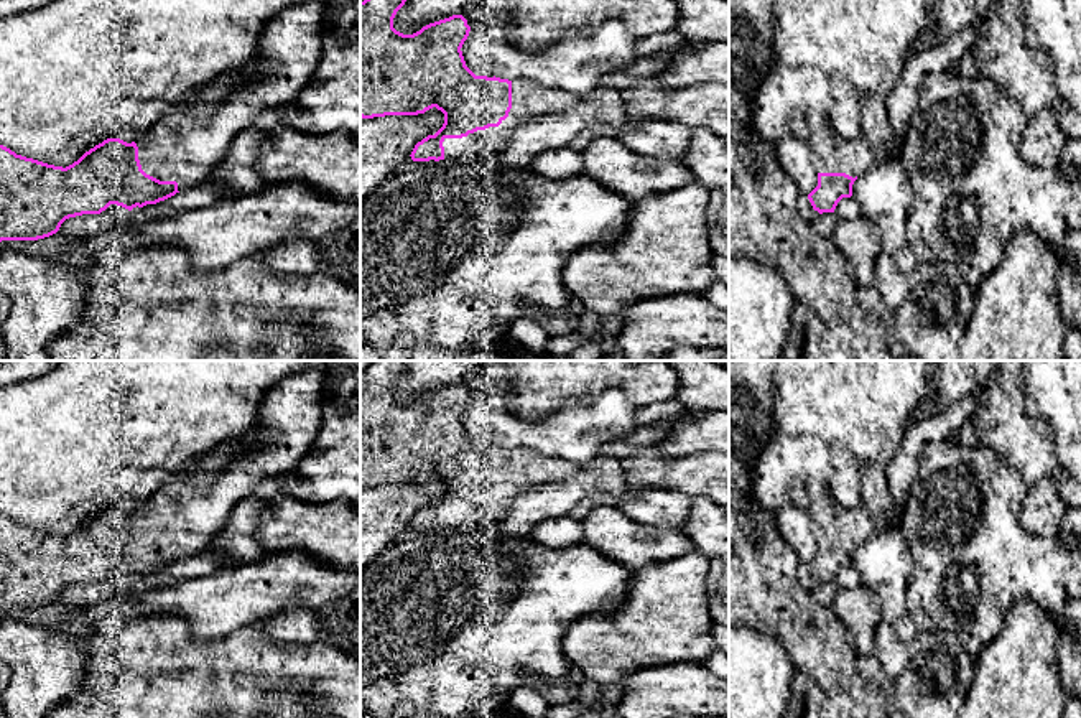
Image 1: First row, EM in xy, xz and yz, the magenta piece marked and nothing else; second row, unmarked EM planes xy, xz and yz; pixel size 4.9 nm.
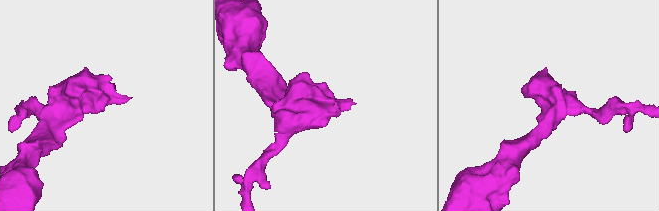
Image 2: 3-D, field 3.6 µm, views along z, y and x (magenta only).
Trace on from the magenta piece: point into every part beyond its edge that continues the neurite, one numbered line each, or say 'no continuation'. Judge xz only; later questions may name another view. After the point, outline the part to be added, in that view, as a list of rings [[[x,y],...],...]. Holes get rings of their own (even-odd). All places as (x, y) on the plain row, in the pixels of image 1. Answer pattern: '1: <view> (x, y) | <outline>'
1: xz (530, 466) | [[[517,446],[512,448],[512,478],[508,481],[508,486],[502,489],[499,496],[489,496],[485,499],[477,499],[474,502],[469,502],[462,507],[444,507],[444,527],[439,529],[443,534],[469,534],[474,530],[494,530],[500,534],[495,527],[497,520],[507,515],[510,511],[515,497],[527,487],[545,484],[545,483],[559,483],[568,478],[571,478],[578,468],[564,459],[546,456],[540,450],[530,448],[530,446]]]

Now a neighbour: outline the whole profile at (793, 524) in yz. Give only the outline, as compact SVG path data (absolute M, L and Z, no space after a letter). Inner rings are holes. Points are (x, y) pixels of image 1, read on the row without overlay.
M791 506L773 512L773 515L778 535L796 553L798 560L808 565L818 555L818 540L808 509Z

